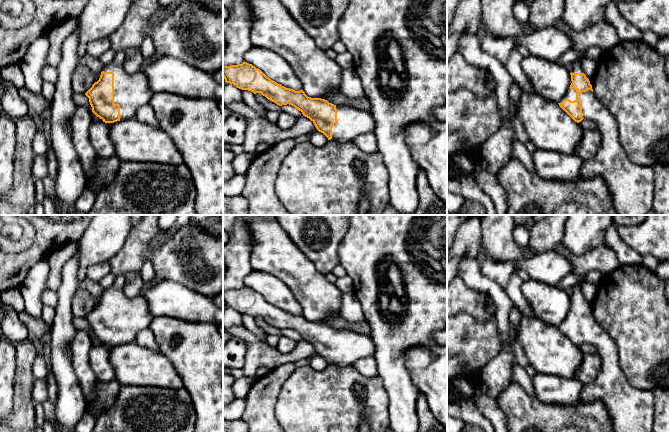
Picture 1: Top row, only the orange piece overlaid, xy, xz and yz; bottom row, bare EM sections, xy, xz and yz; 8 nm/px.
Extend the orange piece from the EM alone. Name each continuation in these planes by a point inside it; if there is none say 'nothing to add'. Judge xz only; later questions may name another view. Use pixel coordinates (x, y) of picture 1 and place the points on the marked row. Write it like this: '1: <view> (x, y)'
1: xz (352, 122)

